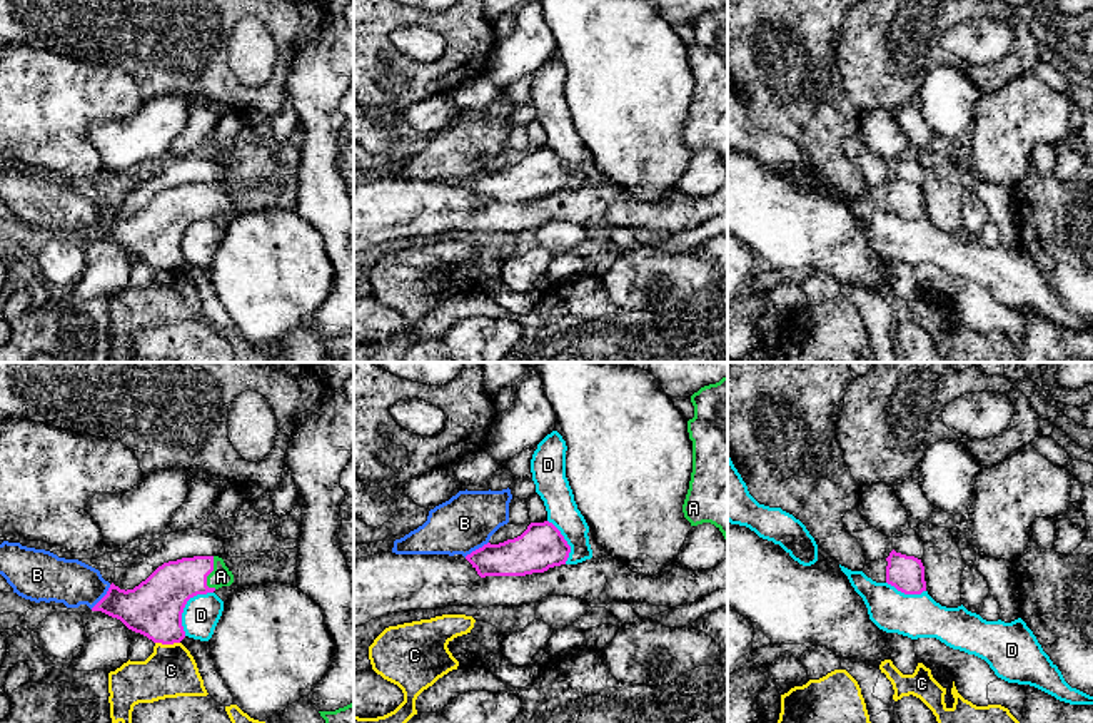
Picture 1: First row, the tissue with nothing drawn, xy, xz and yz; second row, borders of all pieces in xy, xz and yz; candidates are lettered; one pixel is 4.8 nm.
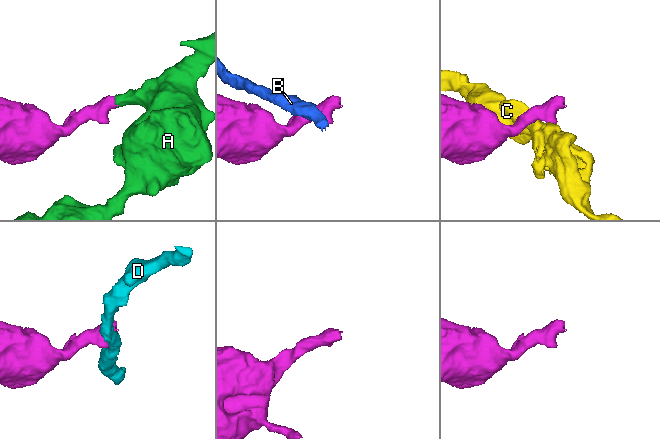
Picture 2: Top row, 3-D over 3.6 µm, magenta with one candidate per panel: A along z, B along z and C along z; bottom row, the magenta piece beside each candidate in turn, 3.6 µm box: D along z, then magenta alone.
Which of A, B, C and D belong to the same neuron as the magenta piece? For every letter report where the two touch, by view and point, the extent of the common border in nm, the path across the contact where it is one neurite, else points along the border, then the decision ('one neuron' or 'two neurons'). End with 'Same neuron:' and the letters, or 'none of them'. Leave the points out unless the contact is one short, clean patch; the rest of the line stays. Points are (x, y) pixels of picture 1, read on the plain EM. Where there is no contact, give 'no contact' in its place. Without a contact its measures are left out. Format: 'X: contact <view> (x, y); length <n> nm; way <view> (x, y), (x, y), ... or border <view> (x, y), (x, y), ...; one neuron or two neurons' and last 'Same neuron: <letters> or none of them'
A: contact xy (211, 197); length 160 nm; way xy (166, 217), (176, 207), (211, 197), (221, 202); one neuron
B: contact xy (104, 222); length 160 nm; border xy (110, 211), (90, 234); two neurons
C: contact xy (167, 269); length 120 nm; two neurons
D: contact xy (184, 232); length 260 nm; border xy (212, 217), (194, 221), (187, 227), (182, 239), (184, 261); two neurons
Same neuron: A

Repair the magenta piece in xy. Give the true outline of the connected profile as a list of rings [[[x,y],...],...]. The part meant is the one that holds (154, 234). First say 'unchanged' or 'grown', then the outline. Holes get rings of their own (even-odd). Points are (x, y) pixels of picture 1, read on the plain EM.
grown | [[[182,184],[164,189],[133,215],[125,217],[112,209],[92,237],[120,245],[154,269],[174,270],[185,264],[182,239],[187,227],[232,209],[234,200],[222,184]]]

